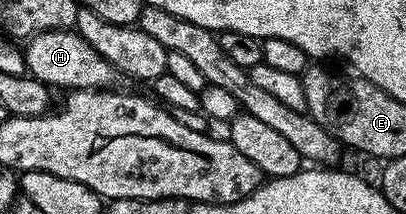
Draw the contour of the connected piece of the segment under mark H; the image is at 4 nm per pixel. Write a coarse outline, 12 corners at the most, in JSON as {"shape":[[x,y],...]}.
{"shape":[[76,31],[24,46],[28,76],[64,91],[108,89],[113,65]]}

